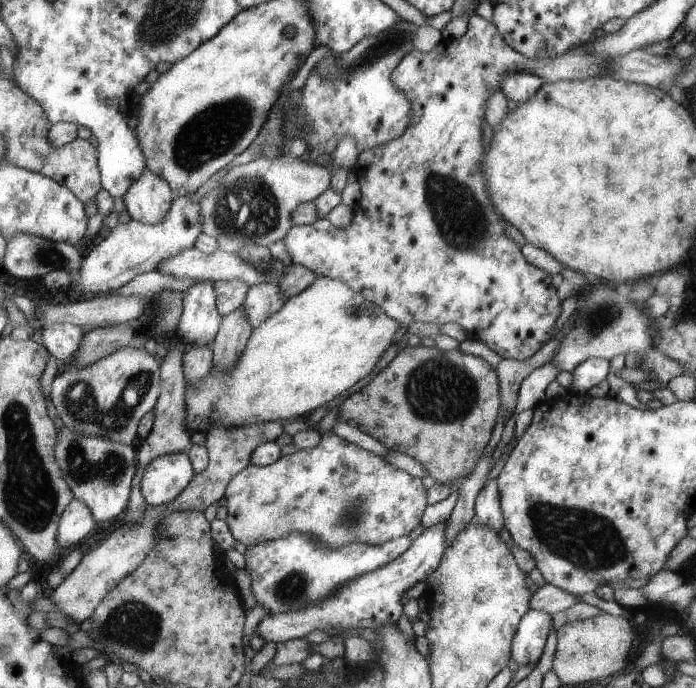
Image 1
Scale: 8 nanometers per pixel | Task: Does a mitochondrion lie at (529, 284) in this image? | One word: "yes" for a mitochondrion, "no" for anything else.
no

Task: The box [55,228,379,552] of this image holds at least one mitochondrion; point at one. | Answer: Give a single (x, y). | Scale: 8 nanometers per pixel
(78, 403)

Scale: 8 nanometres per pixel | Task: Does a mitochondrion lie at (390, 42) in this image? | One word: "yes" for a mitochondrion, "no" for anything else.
yes

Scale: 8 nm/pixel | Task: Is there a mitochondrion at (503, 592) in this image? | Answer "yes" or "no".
no

